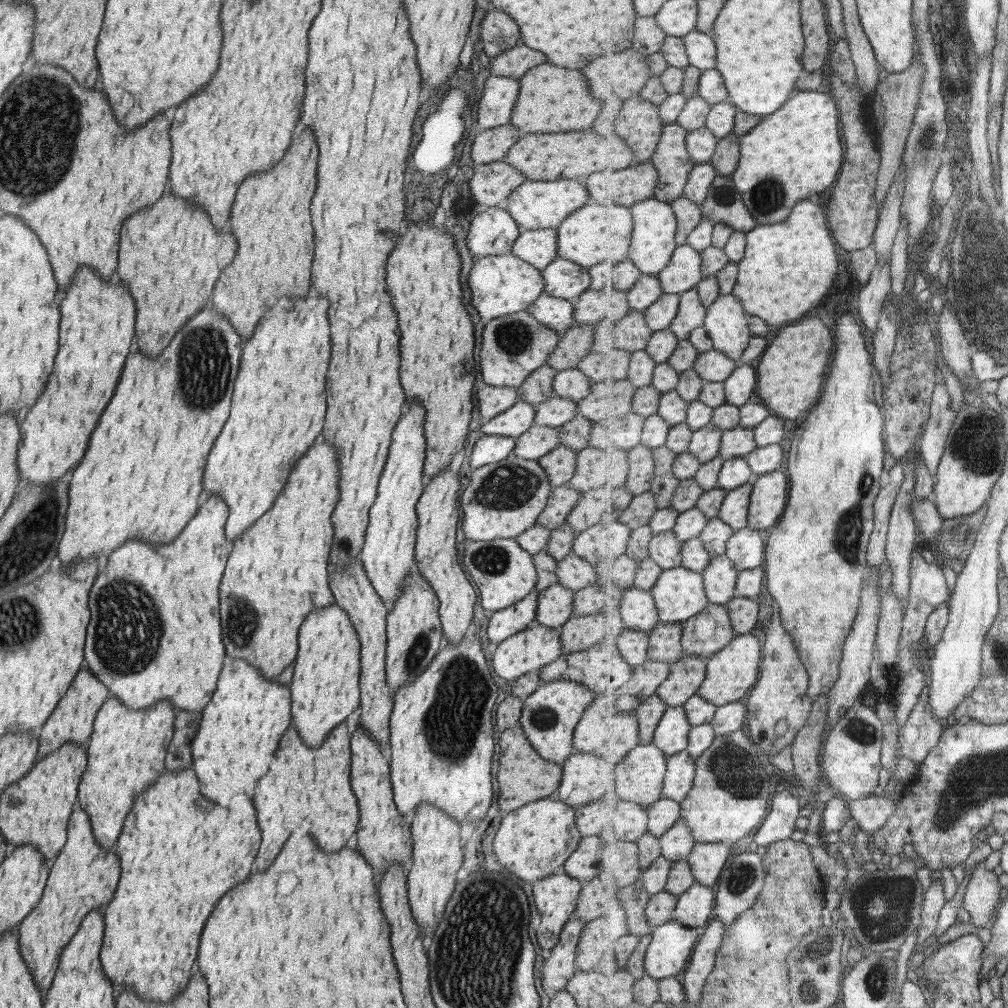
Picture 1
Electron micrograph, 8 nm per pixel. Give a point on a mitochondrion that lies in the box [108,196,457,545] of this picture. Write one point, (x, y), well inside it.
(203, 360)

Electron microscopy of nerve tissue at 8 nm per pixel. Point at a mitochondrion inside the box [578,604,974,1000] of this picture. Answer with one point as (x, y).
(880, 929)

